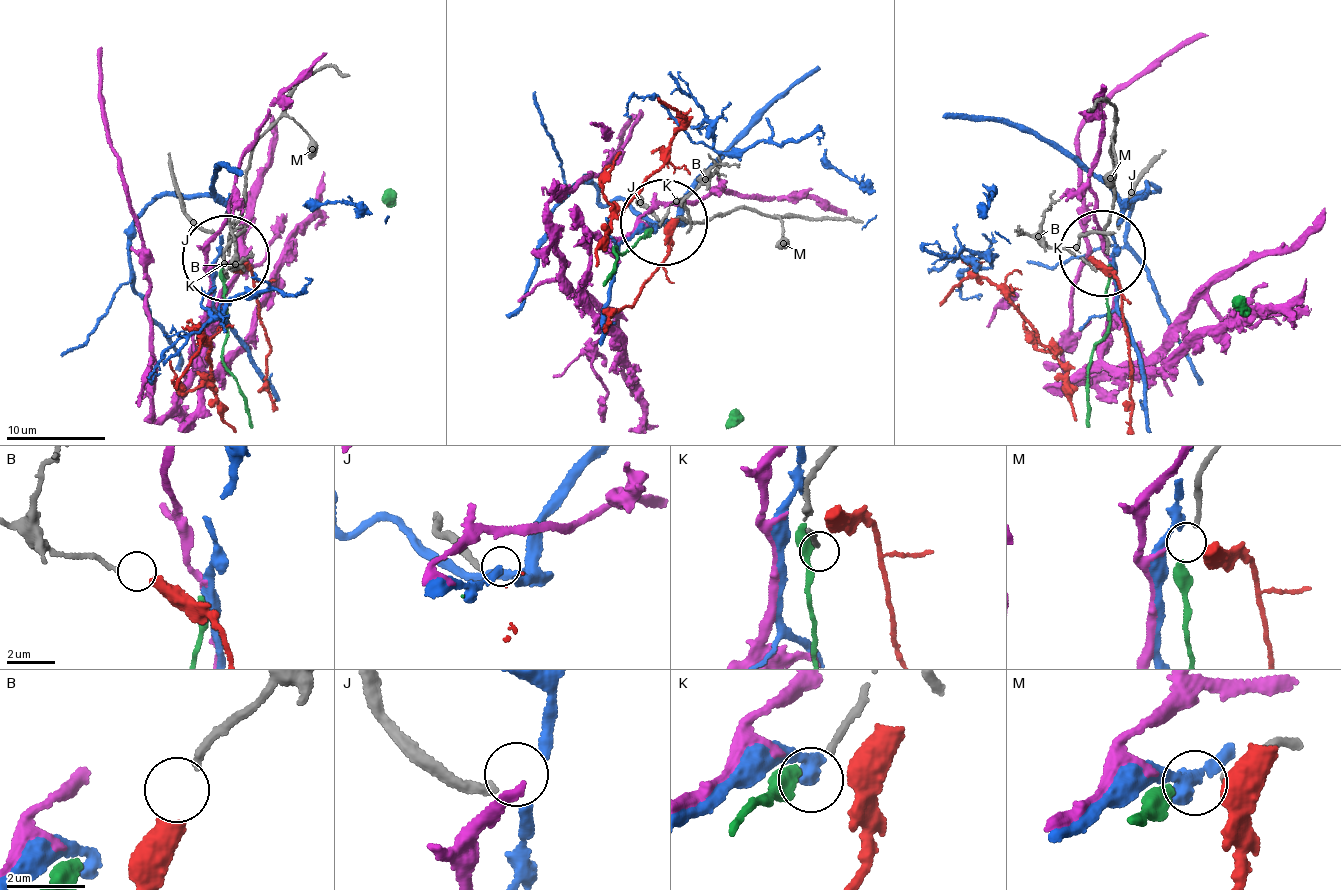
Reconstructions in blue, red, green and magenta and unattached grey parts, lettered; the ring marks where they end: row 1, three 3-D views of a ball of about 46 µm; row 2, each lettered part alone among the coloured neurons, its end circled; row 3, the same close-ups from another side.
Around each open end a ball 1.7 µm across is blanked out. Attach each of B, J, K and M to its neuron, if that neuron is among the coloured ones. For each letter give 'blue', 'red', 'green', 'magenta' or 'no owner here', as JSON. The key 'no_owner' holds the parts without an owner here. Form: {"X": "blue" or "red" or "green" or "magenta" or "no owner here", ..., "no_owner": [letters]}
{"B": "red", "J": "no owner here", "K": "no owner here", "M": "green", "no_owner": ["J", "K"]}

